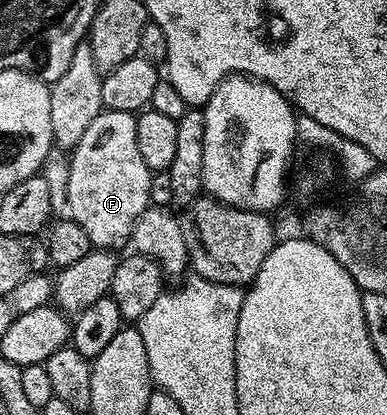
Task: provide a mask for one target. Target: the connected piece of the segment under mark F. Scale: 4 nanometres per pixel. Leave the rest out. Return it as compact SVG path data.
M104 109L86 127L82 139L70 150L70 187L68 188L67 216L86 231L89 241L97 249L120 251L129 244L132 228L136 220L150 207L150 183L153 170L146 167L142 154L138 151L135 116L126 111Z

